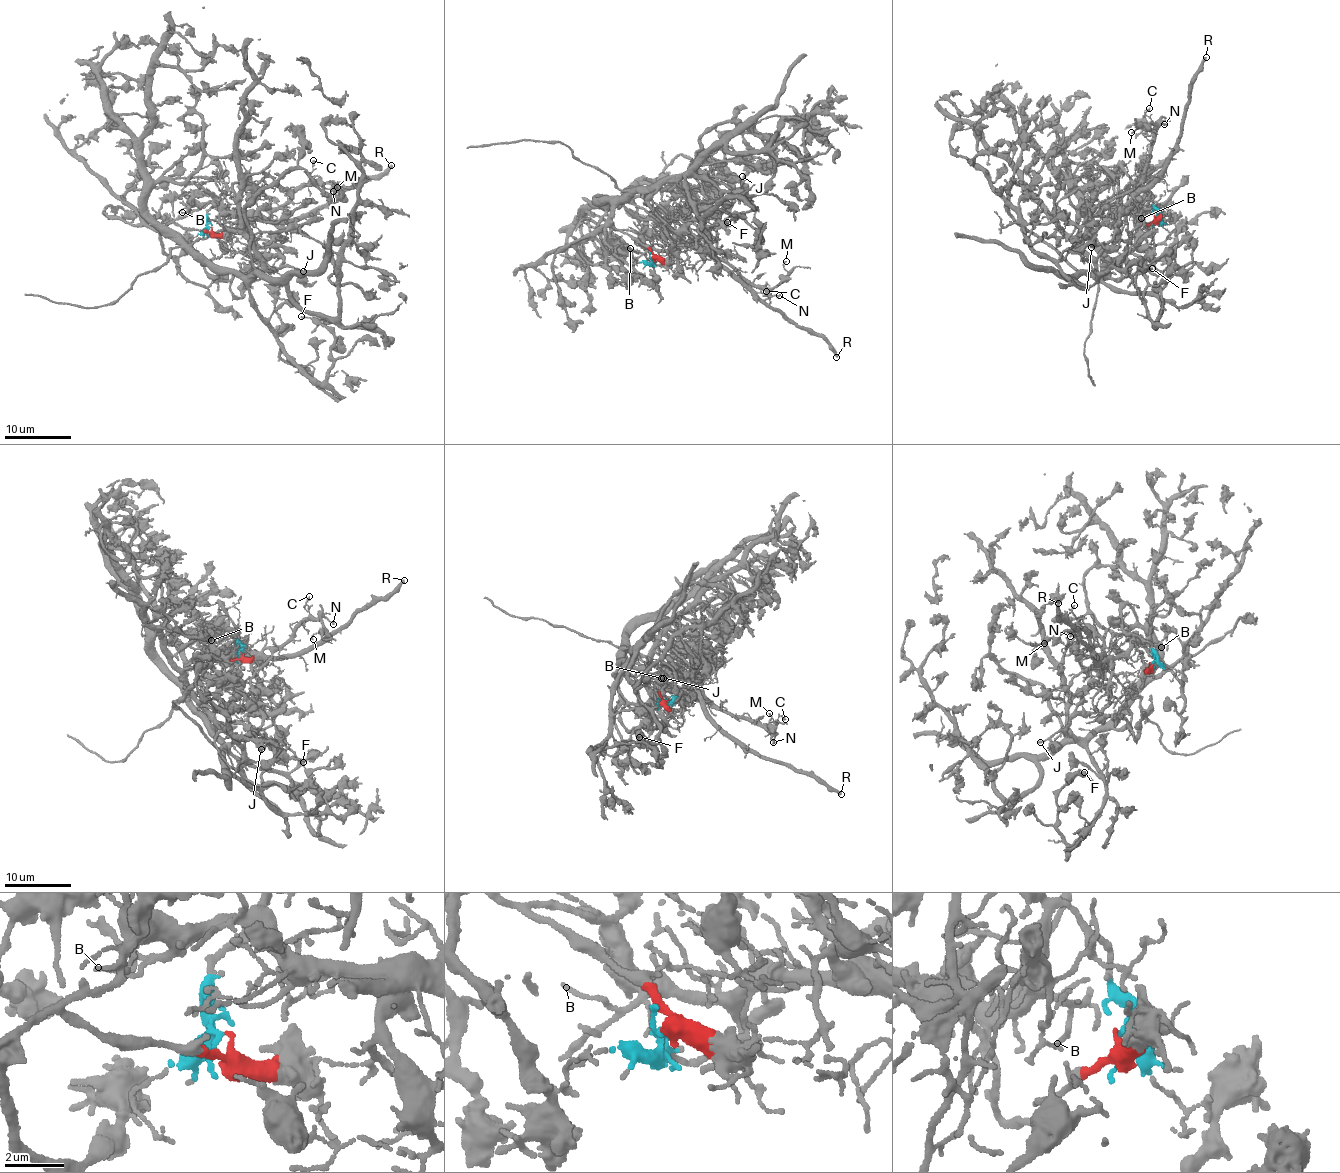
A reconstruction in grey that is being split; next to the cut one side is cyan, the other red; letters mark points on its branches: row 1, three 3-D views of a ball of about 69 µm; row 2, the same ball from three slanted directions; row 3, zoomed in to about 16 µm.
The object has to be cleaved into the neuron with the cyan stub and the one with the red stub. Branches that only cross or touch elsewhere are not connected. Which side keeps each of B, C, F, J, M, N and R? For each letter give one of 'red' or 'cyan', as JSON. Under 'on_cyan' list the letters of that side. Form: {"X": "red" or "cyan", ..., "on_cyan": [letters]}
{"B": "cyan", "C": "cyan", "F": "red", "J": "red", "M": "cyan", "N": "cyan", "R": "cyan", "on_cyan": ["B", "C", "M", "N", "R"]}

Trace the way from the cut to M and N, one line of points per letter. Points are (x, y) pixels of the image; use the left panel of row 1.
M: (209, 227), (207, 218), (218, 198), (228, 211), (258, 210), (274, 208), (299, 189), (328, 183), (336, 187)
N: (209, 227), (207, 218), (218, 198), (228, 211), (258, 210), (274, 208), (308, 185), (333, 190)

